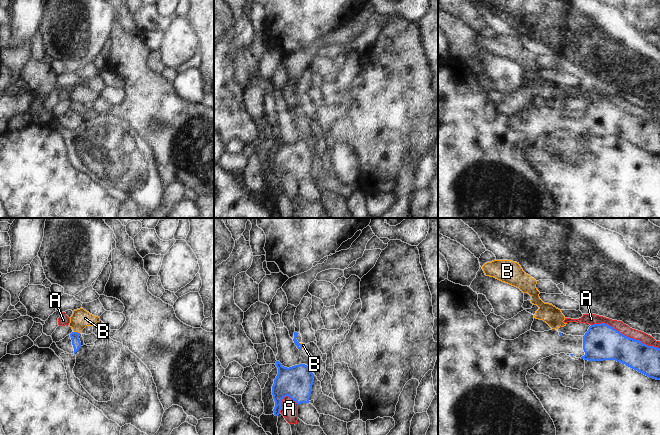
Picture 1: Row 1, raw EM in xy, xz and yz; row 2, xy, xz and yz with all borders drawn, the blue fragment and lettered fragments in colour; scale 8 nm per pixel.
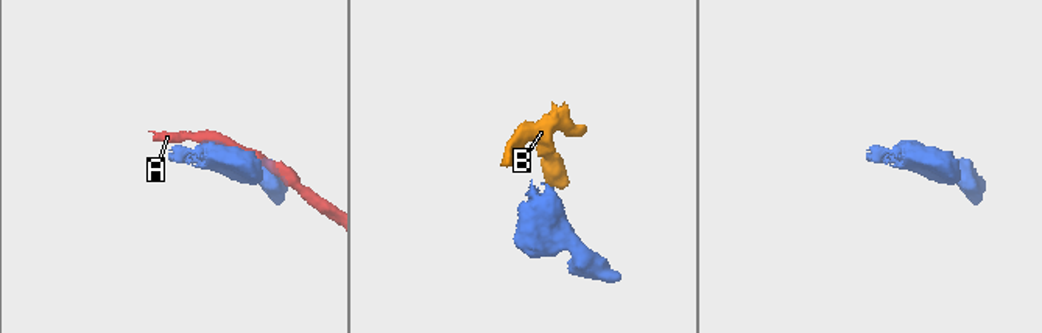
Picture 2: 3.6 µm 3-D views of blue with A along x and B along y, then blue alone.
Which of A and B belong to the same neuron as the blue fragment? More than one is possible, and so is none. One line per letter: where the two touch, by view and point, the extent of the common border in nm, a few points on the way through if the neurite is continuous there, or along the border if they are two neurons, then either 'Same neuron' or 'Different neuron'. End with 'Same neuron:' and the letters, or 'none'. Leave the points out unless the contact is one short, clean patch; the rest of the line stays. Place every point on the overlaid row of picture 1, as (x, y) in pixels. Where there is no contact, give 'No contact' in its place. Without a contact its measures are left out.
A: Touches blue at yz (624, 335). Shared border 600 nm. Different neuron
B: Touches blue at xy (77, 332). Shared border 50 nm. Boundary: xy (74, 331), (79, 333). Different neuron
Same neuron: none

